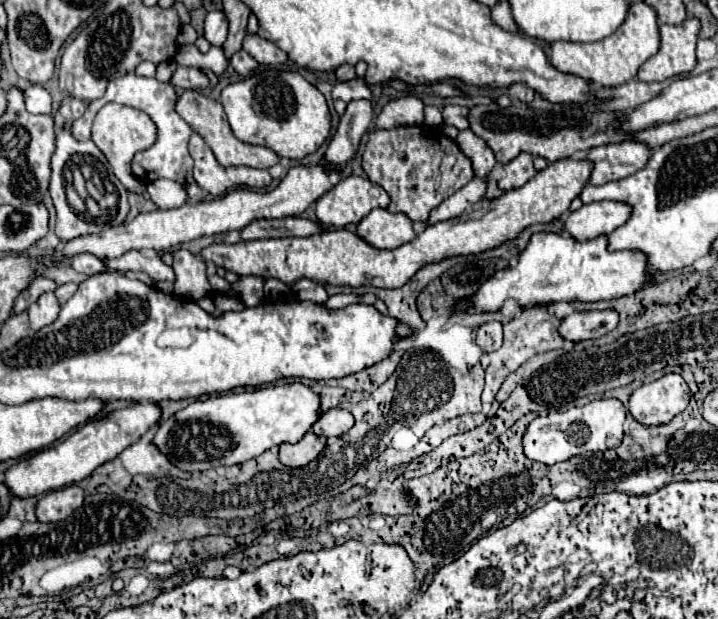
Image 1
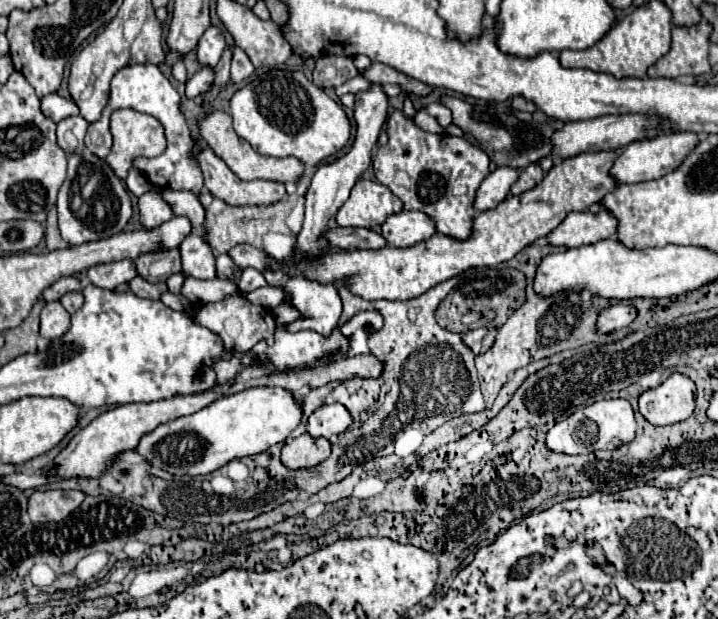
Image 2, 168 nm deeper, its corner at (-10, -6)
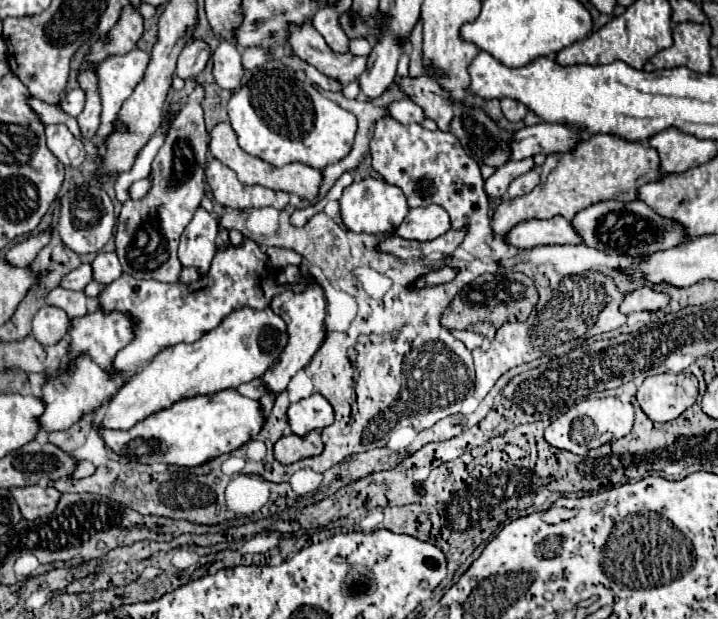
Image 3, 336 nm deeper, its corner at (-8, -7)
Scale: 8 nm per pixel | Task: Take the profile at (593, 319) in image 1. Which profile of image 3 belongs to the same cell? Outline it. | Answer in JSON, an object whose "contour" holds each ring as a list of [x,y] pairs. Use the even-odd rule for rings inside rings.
{"contour":[[[642,286],[642,288],[630,292],[630,294],[624,298],[620,310],[622,310],[624,314],[638,312],[638,310],[660,310],[660,308],[668,306],[668,302],[670,302],[670,298],[668,298],[666,292],[654,290],[652,286]]]}

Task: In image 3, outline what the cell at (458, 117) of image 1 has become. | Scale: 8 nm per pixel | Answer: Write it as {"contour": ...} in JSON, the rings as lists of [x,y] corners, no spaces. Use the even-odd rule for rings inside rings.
{"contour":[[[404,98],[404,100],[396,100],[392,102],[388,108],[388,114],[398,120],[400,124],[410,124],[410,122],[422,122],[424,120],[424,110],[414,104],[410,98]]]}

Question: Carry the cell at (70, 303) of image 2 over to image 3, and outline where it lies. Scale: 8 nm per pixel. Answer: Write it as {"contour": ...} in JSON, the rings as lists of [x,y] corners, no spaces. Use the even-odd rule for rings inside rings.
{"contour":[[[58,286],[58,288],[54,288],[54,290],[48,292],[46,304],[62,308],[68,314],[68,318],[80,318],[80,316],[84,316],[88,312],[88,306],[86,306],[88,300],[86,300],[84,292],[66,290],[62,286]]]}

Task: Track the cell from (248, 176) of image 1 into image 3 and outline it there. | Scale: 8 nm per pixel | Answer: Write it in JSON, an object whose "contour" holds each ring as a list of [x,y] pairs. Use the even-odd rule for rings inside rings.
{"contour":[[[210,158],[208,160],[208,166],[206,166],[206,180],[212,188],[212,194],[214,194],[214,200],[216,204],[224,206],[224,208],[264,208],[264,206],[272,206],[276,210],[284,210],[288,206],[288,200],[290,196],[286,192],[274,192],[270,188],[264,188],[264,186],[244,186],[238,178],[236,178],[236,172],[230,170],[228,166],[224,166],[222,162],[218,162],[216,158]]]}

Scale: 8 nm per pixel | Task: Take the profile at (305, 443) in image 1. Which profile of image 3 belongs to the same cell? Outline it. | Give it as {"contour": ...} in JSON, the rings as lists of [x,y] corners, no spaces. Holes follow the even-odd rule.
{"contour":[[[312,430],[306,436],[296,436],[296,434],[282,436],[274,444],[274,458],[280,464],[292,464],[302,458],[318,456],[322,450],[324,450],[324,444],[320,440],[320,434],[316,430]]]}

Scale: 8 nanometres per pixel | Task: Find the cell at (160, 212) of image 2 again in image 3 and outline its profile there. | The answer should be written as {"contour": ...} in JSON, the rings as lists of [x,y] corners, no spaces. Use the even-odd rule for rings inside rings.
{"contour":[[[196,86],[182,112],[170,124],[166,140],[150,170],[150,190],[142,200],[126,200],[116,224],[116,254],[122,270],[134,278],[178,282],[182,264],[176,256],[180,236],[204,196],[204,166],[208,158],[208,136],[202,112],[202,88]]]}

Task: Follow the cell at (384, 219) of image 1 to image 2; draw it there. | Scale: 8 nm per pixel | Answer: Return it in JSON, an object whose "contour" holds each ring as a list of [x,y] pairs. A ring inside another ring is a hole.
{"contour":[[[402,211],[390,215],[382,225],[382,237],[388,245],[410,247],[418,241],[426,241],[436,233],[434,223],[422,211]]]}

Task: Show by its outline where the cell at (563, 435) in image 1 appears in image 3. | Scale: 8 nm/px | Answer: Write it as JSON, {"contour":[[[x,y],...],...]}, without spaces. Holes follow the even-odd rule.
{"contour":[[[620,398],[582,400],[546,428],[546,442],[572,454],[586,454],[590,448],[600,448],[606,442],[614,442],[626,436],[632,430],[632,422],[634,406],[630,402],[622,402]]]}

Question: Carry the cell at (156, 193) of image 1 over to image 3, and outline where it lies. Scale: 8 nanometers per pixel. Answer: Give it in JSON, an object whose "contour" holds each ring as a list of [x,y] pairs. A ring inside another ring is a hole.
{"contour":[[[198,208],[180,238],[178,258],[182,266],[194,266],[202,274],[206,274],[216,254],[214,244],[216,234],[218,234],[218,220],[204,208]]]}

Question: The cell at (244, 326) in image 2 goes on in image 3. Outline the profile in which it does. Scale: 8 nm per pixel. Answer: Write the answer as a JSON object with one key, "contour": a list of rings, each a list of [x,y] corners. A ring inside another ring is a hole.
{"contour":[[[252,308],[236,310],[230,316],[226,316],[224,322],[216,330],[210,330],[200,340],[196,340],[192,344],[176,344],[176,346],[164,348],[150,362],[146,362],[132,376],[132,380],[128,380],[120,388],[120,392],[108,402],[106,416],[102,418],[102,422],[98,426],[128,430],[136,422],[140,422],[142,418],[146,418],[146,416],[162,410],[162,408],[168,408],[170,404],[174,404],[174,402],[178,402],[182,398],[190,398],[190,396],[196,396],[196,394],[214,394],[214,392],[226,390],[226,388],[238,388],[244,382],[260,378],[276,362],[276,358],[282,354],[286,342],[288,342],[286,322],[278,314],[274,314],[270,308],[266,308],[262,312],[252,310]]]}

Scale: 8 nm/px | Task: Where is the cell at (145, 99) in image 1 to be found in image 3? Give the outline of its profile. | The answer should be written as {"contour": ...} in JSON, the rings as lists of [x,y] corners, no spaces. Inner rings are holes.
{"contour":[[[136,48],[128,54],[108,56],[96,66],[98,92],[102,100],[102,124],[96,134],[100,142],[114,130],[116,114],[122,102],[132,94],[136,84],[142,80],[148,60],[150,54],[146,50]]]}

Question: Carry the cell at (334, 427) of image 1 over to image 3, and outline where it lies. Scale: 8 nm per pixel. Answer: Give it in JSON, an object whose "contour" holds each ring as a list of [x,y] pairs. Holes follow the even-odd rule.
{"contour":[[[312,394],[304,400],[290,404],[286,416],[296,436],[304,436],[310,430],[322,430],[324,426],[334,422],[334,410],[330,402],[320,394]]]}

